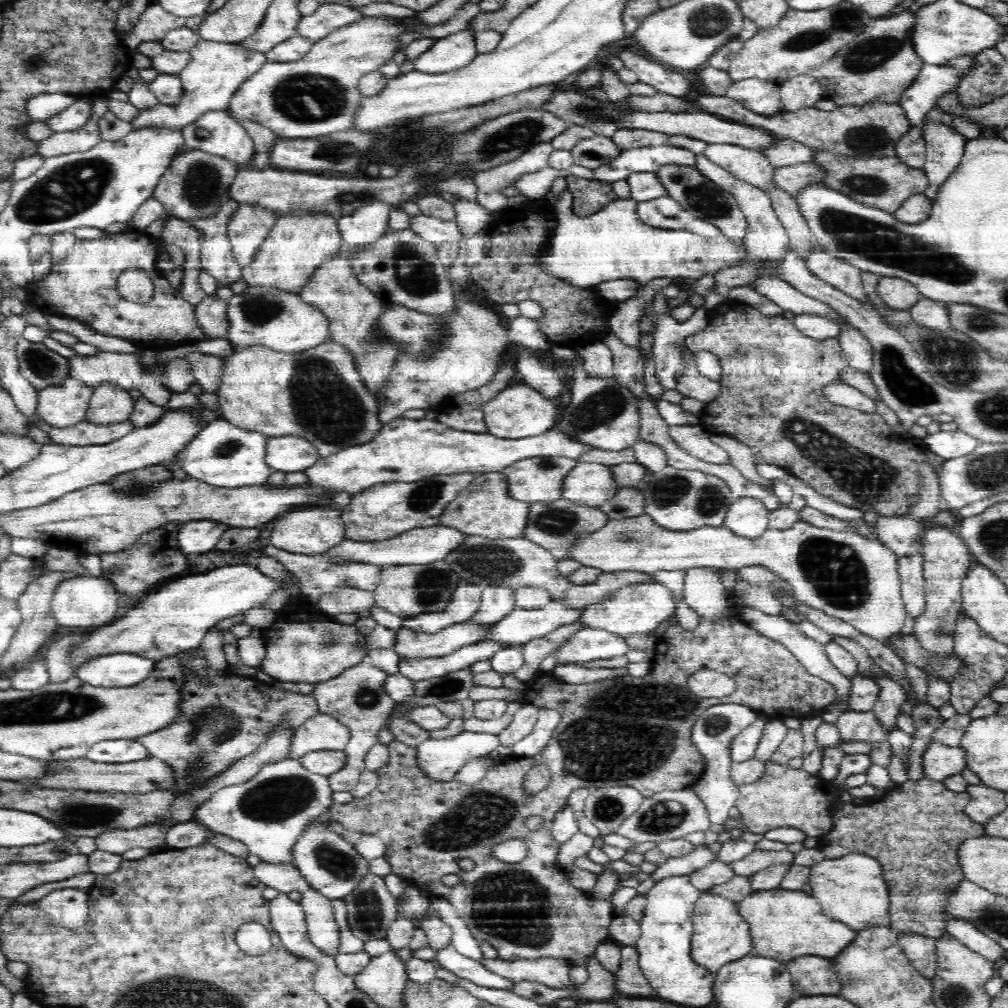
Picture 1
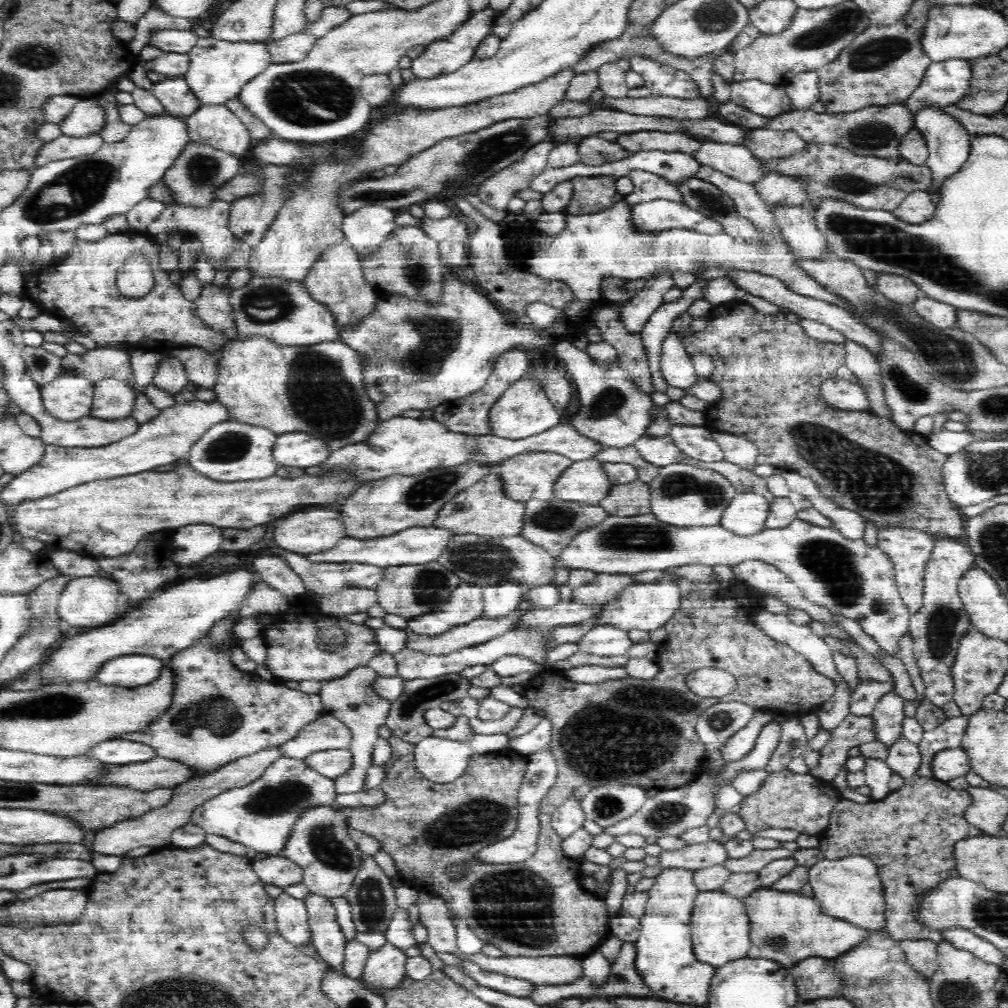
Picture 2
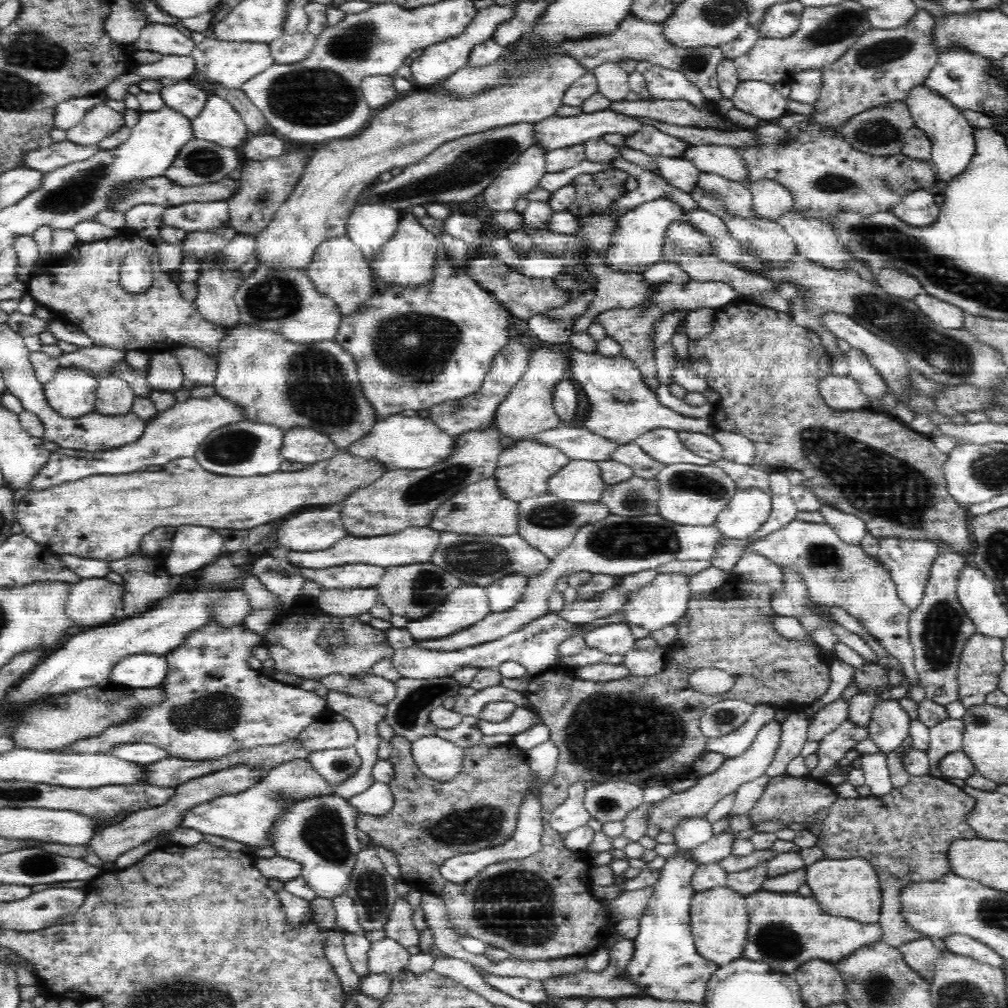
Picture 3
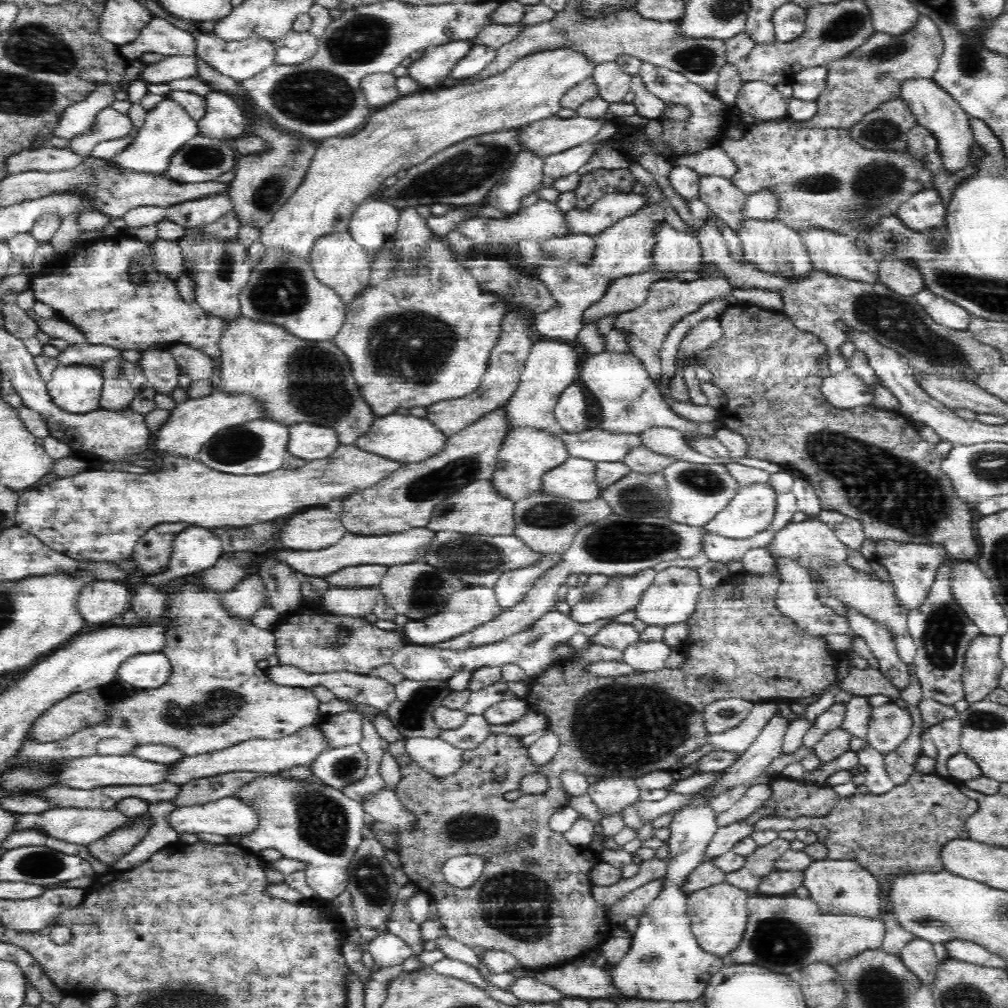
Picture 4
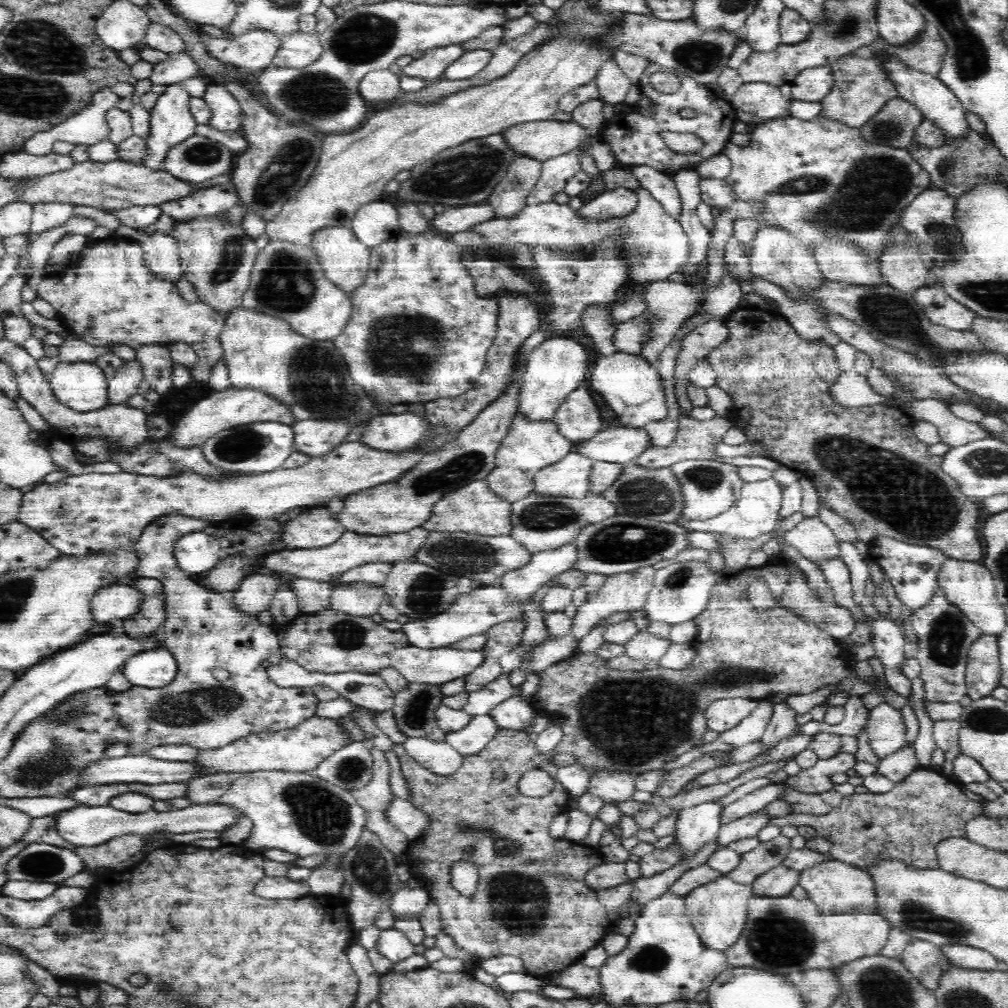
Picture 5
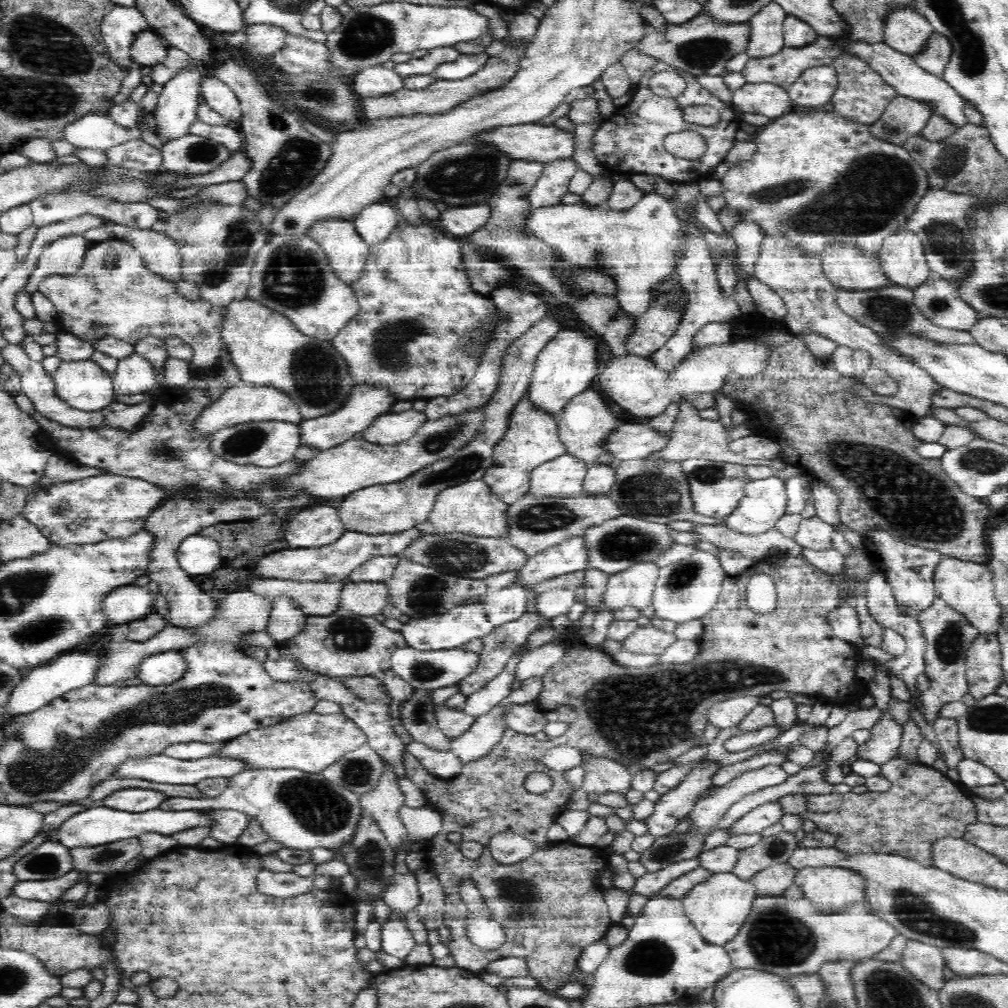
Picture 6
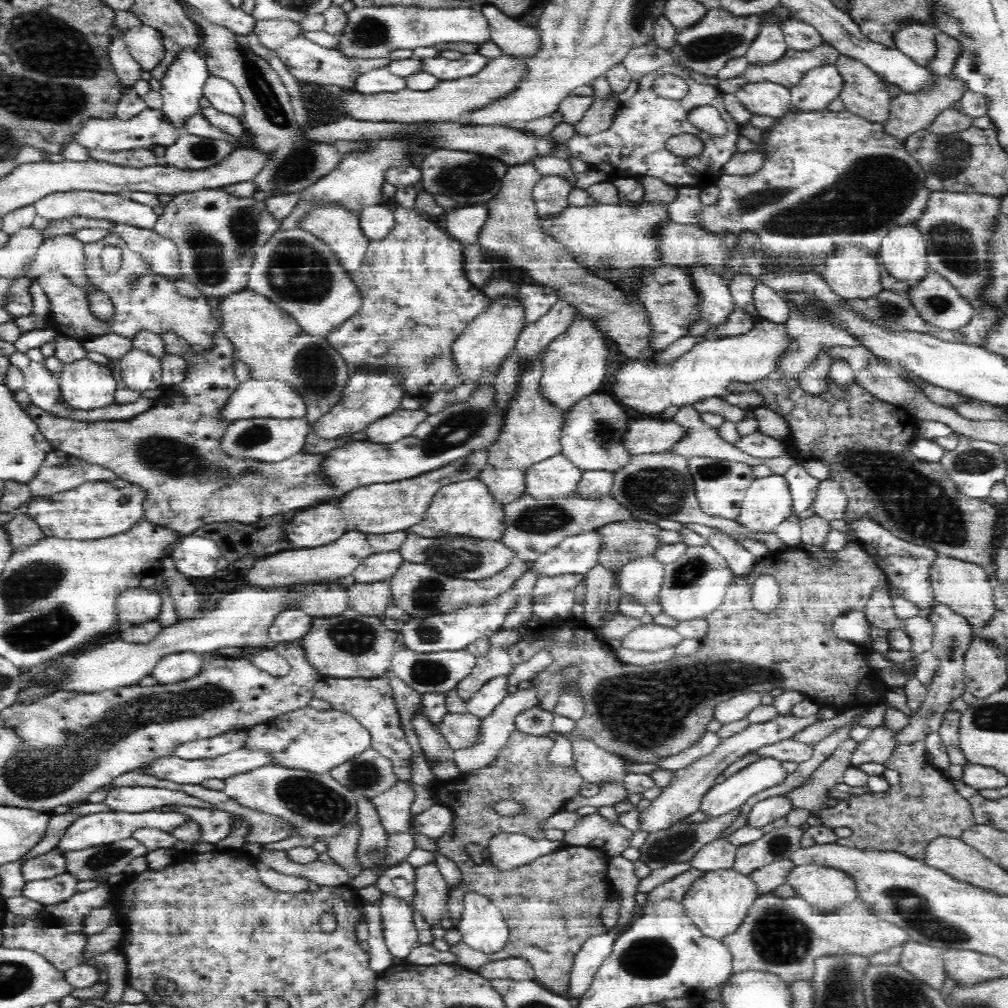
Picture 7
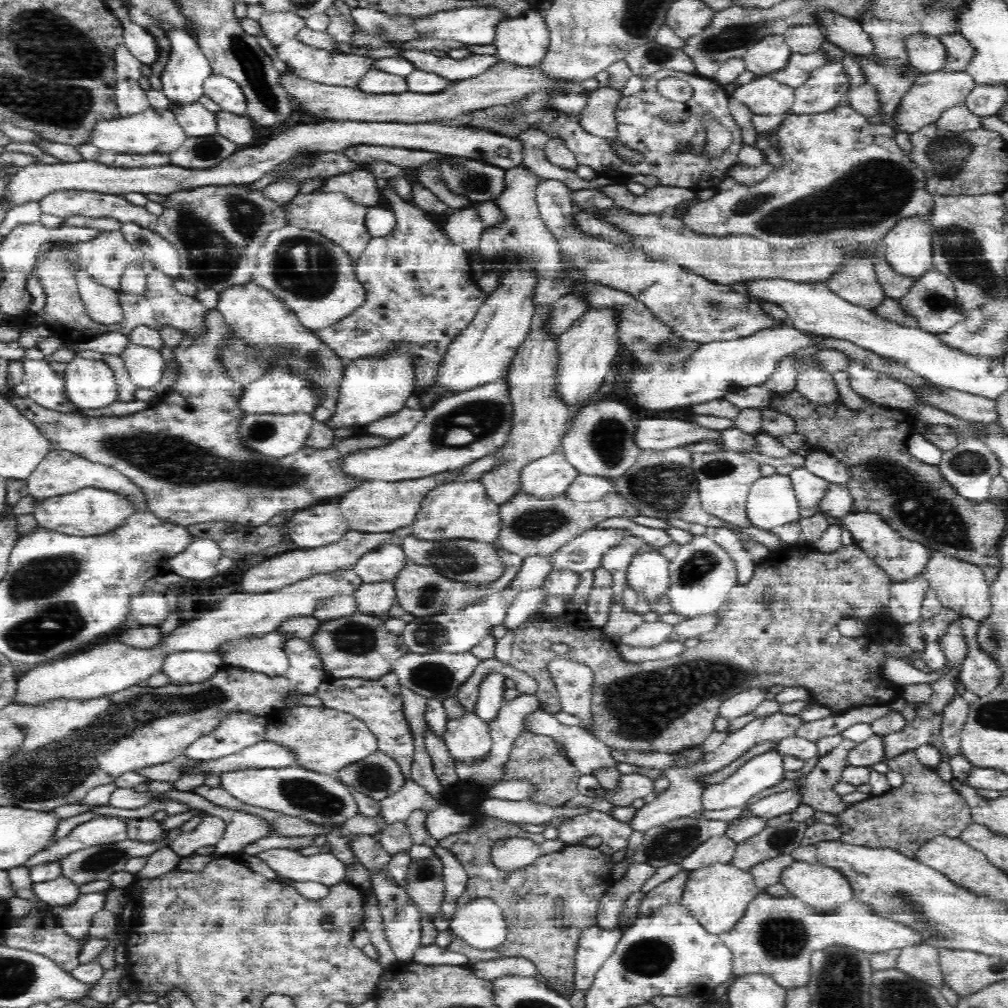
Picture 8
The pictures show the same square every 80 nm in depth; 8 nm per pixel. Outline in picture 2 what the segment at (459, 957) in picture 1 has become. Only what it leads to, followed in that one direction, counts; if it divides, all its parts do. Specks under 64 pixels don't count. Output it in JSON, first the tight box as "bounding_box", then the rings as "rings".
{"bounding_box":[436,952,537,1000],"rings":[[[444,952],[436,953],[440,960],[443,960],[446,964],[461,964],[482,986],[488,986],[505,992],[512,996],[518,996],[518,998],[528,998],[533,1000],[534,991],[536,990],[537,984],[530,982],[530,980],[524,980],[523,978],[514,978],[512,976],[506,976],[505,974],[498,974],[495,972],[486,972],[480,967],[470,963],[468,961],[462,961],[456,959],[456,957],[446,954]]]}

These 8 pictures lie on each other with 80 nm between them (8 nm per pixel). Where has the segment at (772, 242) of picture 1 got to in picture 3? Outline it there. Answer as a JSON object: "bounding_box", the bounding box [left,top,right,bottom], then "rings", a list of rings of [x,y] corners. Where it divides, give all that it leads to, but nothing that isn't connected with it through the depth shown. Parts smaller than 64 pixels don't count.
{"bounding_box":[698,172,754,217],"rings":[[[703,172],[699,176],[698,186],[704,195],[714,197],[722,203],[726,217],[754,217],[752,193],[746,185],[717,174]]]}

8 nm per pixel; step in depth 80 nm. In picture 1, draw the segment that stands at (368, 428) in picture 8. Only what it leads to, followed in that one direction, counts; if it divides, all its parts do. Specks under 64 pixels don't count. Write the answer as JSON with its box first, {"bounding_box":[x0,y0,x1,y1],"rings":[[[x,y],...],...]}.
{"bounding_box":[304,416,592,496],"rings":[[[400,416],[382,423],[378,433],[369,442],[354,444],[340,452],[324,456],[304,471],[312,484],[345,490],[351,496],[372,484],[388,480],[420,480],[438,472],[460,470],[477,470],[482,473],[501,471],[504,466],[528,456],[566,456],[580,461],[582,455],[592,450],[592,445],[556,428],[537,436],[514,440],[497,438],[489,433],[474,434],[453,430],[436,419],[428,420],[424,417],[413,420]]]}

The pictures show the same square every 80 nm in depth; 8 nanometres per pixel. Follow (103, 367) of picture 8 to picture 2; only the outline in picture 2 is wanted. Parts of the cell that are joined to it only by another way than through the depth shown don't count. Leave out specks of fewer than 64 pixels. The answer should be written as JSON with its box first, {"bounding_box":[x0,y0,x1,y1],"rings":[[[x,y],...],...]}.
{"bounding_box":[41,370,94,420],"rings":[[[64,370],[55,380],[41,386],[44,406],[60,420],[90,415],[94,393],[94,381],[72,370]]]}

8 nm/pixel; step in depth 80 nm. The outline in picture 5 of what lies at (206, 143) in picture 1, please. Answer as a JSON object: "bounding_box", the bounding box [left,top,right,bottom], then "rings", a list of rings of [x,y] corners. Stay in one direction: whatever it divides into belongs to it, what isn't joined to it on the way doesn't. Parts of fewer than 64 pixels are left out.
{"bounding_box":[203,81,242,130],"rings":[[[220,81],[206,85],[203,97],[212,108],[211,124],[220,130],[240,130],[242,109],[239,101],[228,92],[228,89]]]}

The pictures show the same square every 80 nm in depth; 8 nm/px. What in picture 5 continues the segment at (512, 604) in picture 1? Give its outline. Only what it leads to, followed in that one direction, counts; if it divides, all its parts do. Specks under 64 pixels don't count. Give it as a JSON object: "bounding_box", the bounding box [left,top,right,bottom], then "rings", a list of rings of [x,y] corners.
{"bounding_box":[502,540,579,600],"rings":[[[572,540],[564,546],[531,555],[522,568],[504,575],[502,586],[508,589],[511,600],[525,600],[559,574],[576,569],[578,561],[579,546]]]}

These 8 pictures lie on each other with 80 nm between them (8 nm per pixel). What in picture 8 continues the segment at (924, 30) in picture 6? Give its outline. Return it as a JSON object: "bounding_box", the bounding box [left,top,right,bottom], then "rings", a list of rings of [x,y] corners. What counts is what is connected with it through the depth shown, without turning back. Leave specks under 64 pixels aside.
{"bounding_box":[907,35,951,74],"rings":[[[914,35],[907,40],[907,51],[912,68],[920,73],[932,74],[947,70],[950,66],[951,55],[941,39]]]}

